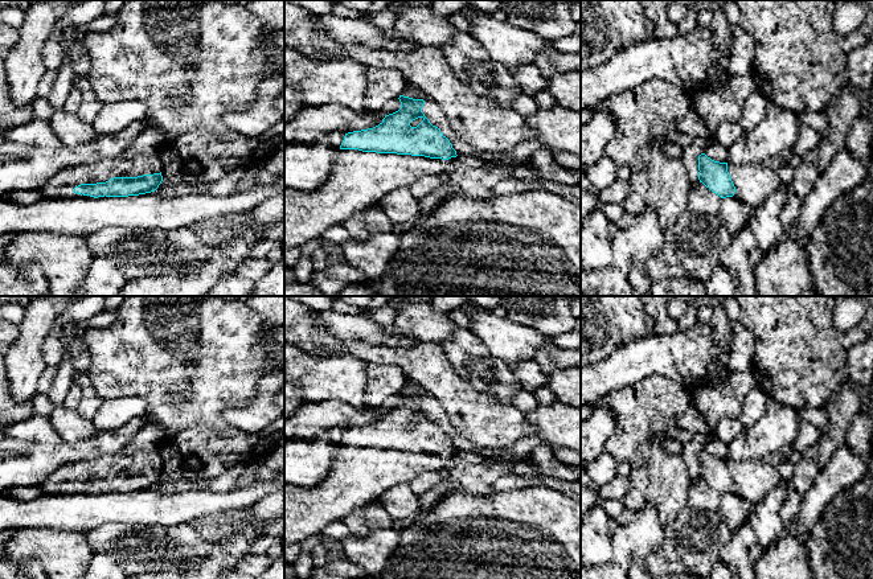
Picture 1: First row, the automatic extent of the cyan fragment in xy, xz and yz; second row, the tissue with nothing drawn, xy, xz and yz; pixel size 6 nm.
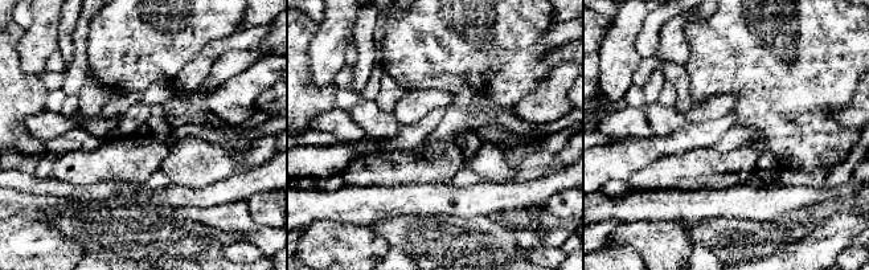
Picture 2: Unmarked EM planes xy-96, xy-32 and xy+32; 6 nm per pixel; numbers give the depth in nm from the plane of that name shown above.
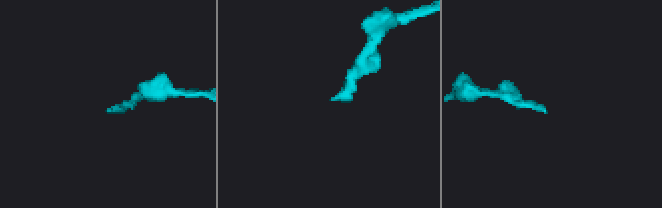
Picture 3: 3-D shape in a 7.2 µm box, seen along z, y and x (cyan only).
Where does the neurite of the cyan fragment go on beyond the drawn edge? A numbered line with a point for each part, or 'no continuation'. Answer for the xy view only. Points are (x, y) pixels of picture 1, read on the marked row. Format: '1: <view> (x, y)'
1: xy (61, 185)

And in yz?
1: yz (754, 181)

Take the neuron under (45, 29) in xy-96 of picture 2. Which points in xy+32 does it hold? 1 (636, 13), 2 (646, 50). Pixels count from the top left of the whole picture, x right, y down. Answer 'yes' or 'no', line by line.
1: yes
2: no

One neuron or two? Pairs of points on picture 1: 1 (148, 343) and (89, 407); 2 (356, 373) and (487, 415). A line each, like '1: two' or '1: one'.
1: two
2: two

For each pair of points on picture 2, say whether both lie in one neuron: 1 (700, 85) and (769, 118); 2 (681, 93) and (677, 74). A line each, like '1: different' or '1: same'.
1: same
2: same

